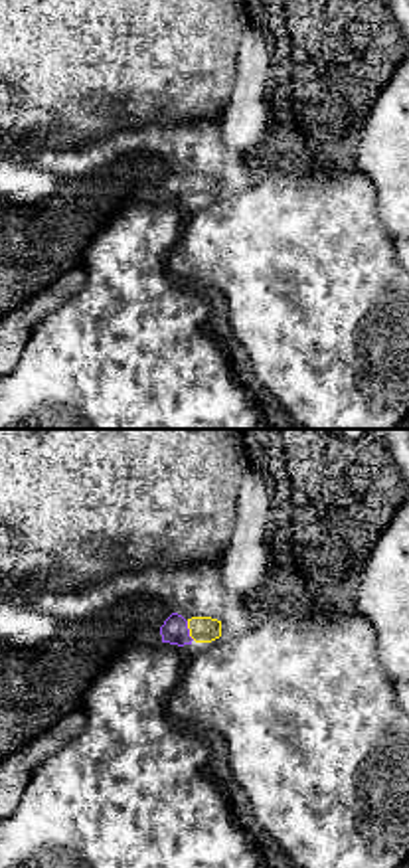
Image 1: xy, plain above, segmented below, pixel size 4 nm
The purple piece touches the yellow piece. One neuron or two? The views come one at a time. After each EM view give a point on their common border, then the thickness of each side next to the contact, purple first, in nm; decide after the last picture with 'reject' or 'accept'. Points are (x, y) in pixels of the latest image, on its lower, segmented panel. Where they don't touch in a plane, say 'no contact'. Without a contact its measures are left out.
contact (188, 631); calibres 110 and 110 nm

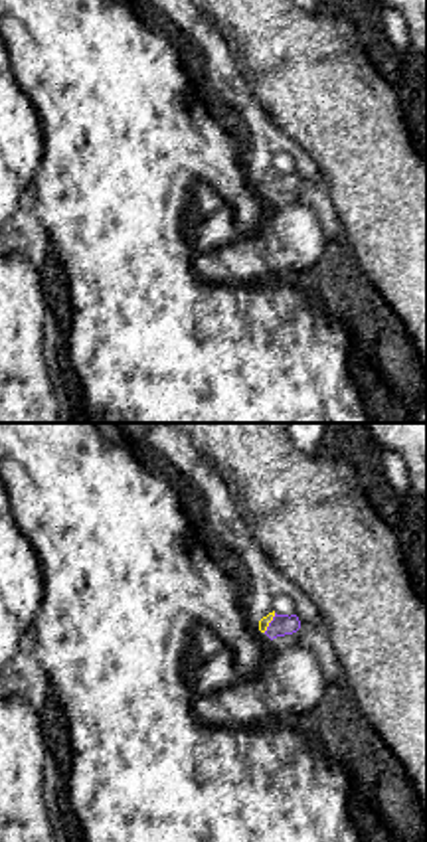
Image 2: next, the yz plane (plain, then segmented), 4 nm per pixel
contact (269, 623); calibres 90 and 50 nm

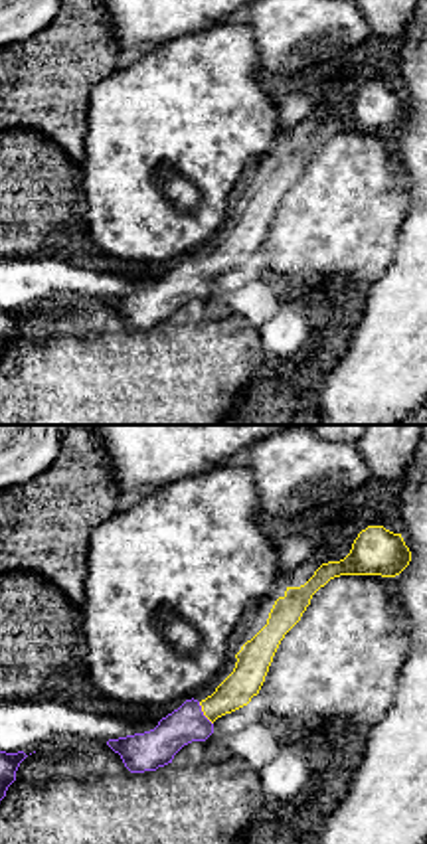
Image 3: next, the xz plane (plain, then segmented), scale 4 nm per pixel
contact (202, 714); calibres 160 and 140 nm

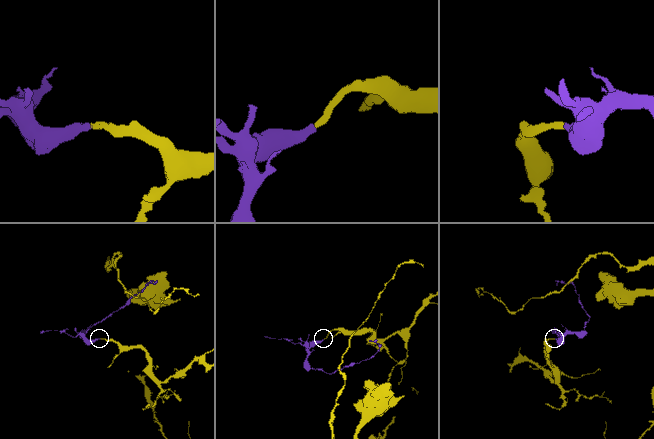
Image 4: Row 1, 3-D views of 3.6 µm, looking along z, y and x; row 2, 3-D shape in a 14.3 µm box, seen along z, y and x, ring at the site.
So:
accept

